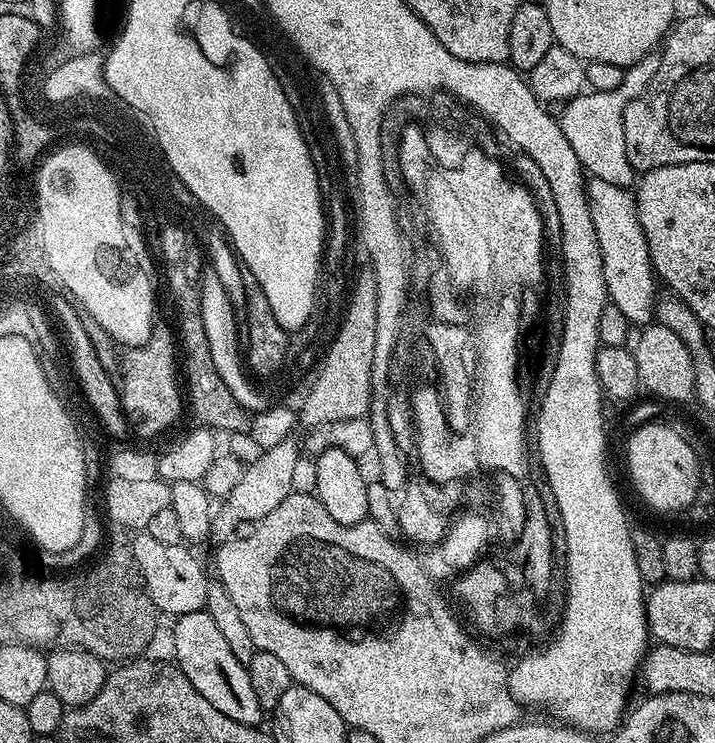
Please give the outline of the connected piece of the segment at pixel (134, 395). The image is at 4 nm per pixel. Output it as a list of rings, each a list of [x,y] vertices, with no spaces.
[[[160,322],[153,323],[152,333],[150,334],[150,338],[145,342],[145,344],[137,344],[135,346],[129,347],[127,351],[125,351],[123,355],[121,355],[120,362],[121,382],[118,385],[118,387],[120,393],[121,406],[124,408],[125,418],[128,419],[129,429],[131,429],[131,431],[135,434],[137,432],[137,434],[140,436],[156,436],[159,434],[159,432],[166,431],[167,428],[170,427],[171,424],[174,423],[175,420],[178,419],[180,416],[180,386],[182,390],[181,381],[180,384],[178,381],[176,381],[176,366],[178,370],[178,340],[177,337],[174,335],[173,329],[171,332],[171,330],[168,329],[167,326],[164,324],[160,324]]]

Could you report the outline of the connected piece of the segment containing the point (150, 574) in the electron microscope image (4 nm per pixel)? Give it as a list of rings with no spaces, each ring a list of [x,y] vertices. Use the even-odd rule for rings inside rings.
[[[147,530],[133,535],[131,546],[144,588],[157,613],[164,615],[165,612],[169,616],[168,618],[175,618],[205,611],[206,586],[210,576],[209,573],[204,573],[199,558],[190,549],[184,548],[188,546],[183,543],[169,546],[166,543],[157,542],[156,539],[150,538]]]

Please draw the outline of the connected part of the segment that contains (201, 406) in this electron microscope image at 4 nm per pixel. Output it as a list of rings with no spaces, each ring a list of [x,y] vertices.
[[[190,238],[187,243],[186,250],[182,254],[180,264],[173,265],[167,270],[169,271],[168,280],[175,294],[174,298],[177,303],[184,303],[184,314],[186,314],[186,334],[178,334],[181,340],[180,346],[182,356],[190,356],[190,362],[182,362],[184,373],[188,378],[186,386],[192,390],[194,398],[194,414],[199,425],[207,426],[209,429],[221,432],[244,432],[247,433],[250,428],[249,413],[244,413],[240,406],[238,396],[231,392],[226,386],[226,382],[222,382],[222,378],[218,378],[218,370],[214,370],[214,361],[210,359],[210,345],[206,339],[206,330],[202,321],[201,310],[201,294],[197,281],[189,274],[186,267],[193,257],[199,256],[200,251],[195,239]]]

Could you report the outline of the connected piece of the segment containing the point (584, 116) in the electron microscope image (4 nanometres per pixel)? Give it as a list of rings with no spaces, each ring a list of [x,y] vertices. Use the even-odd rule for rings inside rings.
[[[659,51],[646,54],[638,64],[632,64],[626,69],[622,86],[609,92],[585,90],[559,109],[558,119],[562,134],[566,134],[574,154],[578,154],[581,168],[589,177],[610,182],[613,186],[627,189],[633,187],[634,170],[626,158],[624,145],[624,111],[626,106],[630,106],[630,102],[634,102],[634,98],[641,96],[650,86],[654,74],[658,74],[660,69],[660,57]]]

